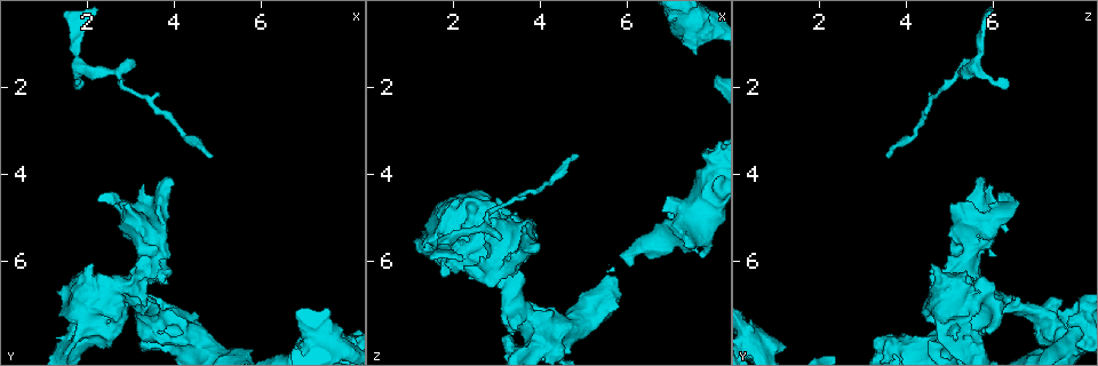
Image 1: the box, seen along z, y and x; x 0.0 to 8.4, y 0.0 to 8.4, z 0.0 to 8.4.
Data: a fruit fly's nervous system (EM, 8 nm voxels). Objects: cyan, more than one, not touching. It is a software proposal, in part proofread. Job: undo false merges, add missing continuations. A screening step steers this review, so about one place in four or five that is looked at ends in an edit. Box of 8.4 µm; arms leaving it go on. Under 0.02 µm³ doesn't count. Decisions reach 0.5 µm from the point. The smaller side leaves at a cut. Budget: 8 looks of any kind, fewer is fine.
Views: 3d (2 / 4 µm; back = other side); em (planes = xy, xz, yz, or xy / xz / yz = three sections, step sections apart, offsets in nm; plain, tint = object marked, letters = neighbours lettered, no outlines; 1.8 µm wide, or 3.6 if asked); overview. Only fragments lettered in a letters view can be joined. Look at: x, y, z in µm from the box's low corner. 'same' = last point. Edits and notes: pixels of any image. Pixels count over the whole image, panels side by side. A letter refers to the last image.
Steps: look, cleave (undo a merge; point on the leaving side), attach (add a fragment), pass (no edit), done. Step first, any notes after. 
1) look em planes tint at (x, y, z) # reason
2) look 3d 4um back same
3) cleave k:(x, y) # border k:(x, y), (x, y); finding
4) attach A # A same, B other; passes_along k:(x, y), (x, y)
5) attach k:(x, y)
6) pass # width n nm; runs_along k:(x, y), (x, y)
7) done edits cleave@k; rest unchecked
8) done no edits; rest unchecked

look em 3.6um planes tint at (3.60, 5.05, 5.70) # sudden change in width

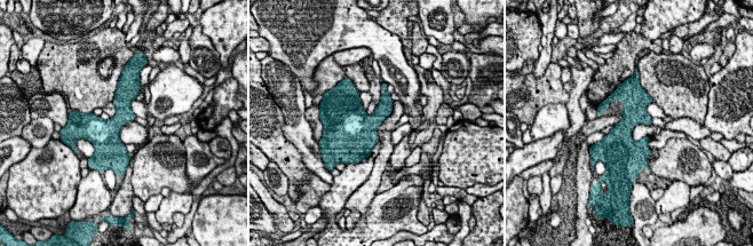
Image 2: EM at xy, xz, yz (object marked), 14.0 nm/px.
look em 3.6um planes letters same

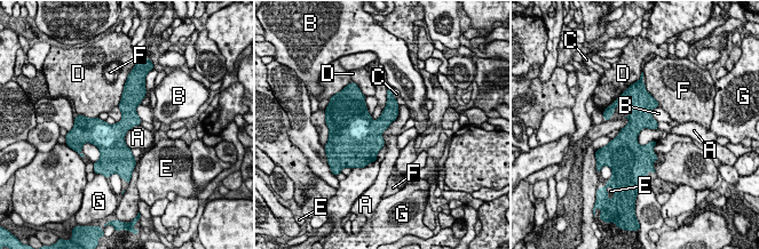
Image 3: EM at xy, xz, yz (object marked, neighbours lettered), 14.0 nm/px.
pass # A other, B other, C other, D other, E other, F other, G other; border 3:(657, 128), (643, 128), (637, 143); all the same cell

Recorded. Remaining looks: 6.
look 3d 4um at (4.90, 3.60, 3.55) # long arm stops here

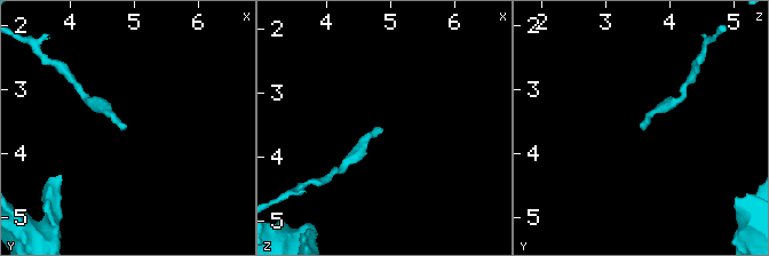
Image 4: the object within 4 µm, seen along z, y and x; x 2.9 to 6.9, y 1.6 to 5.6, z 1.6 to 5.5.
look em planes tint at (4.85, 3.55, 3.60) # need the tissue

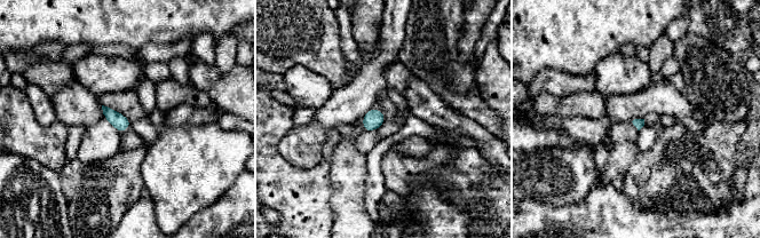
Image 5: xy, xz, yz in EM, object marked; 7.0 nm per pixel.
look em planes letters same # see the neighbours

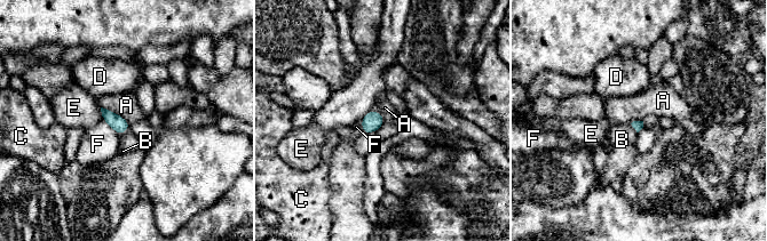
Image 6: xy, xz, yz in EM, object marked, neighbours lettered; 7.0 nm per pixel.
attach B # width 70 nm; A other, B same, C other, D other, E other, F other; passes_along 6:(638, 126), (633, 127), (622, 139); the cell continues

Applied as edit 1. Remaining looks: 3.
look overview # redraw

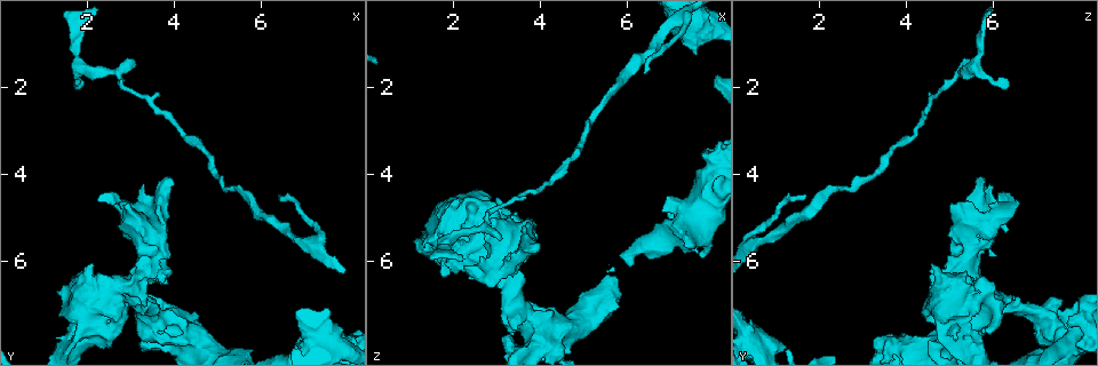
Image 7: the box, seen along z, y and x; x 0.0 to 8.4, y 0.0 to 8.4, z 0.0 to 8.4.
look 3d 4um at (3.15, 1.45, 5.55) # an open end

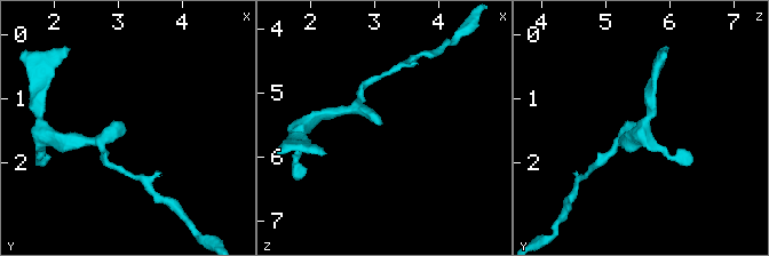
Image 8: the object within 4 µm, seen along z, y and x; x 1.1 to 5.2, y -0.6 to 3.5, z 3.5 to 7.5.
look em planes letters at (3.15, 1.45, 5.50)

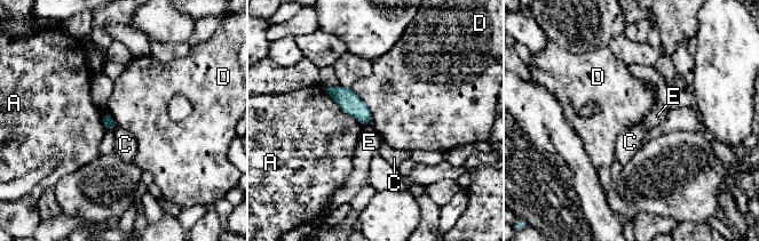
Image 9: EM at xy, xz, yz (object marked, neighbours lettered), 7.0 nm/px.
pass # width 80 nm; longest_contact A 400 nm; A other, C other, D other, E other; no lettered fragment goes on from it

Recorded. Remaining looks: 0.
done edits attach@6; rest unchecked

